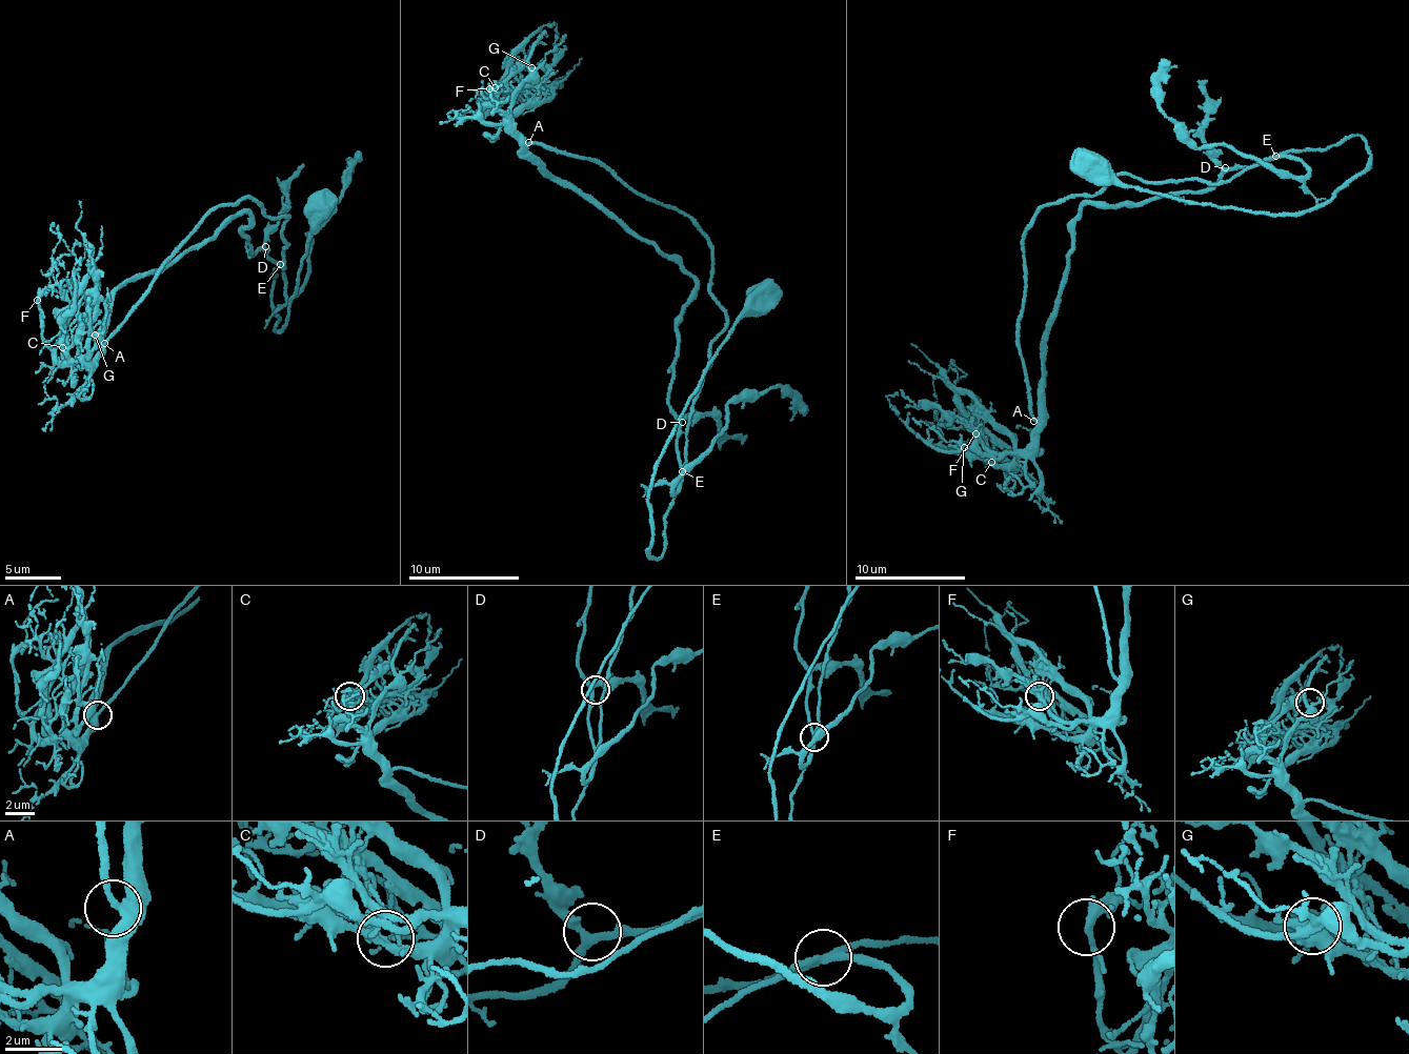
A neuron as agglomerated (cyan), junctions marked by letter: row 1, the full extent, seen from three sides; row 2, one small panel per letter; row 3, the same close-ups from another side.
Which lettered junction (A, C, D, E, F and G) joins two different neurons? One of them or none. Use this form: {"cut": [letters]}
{"cut": []}

